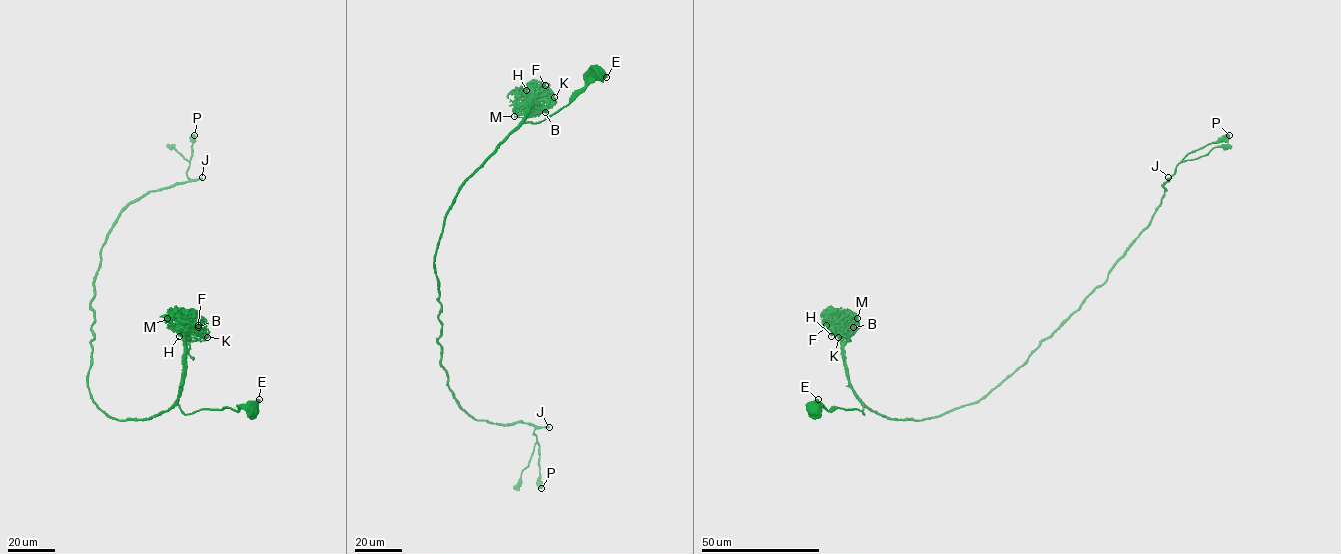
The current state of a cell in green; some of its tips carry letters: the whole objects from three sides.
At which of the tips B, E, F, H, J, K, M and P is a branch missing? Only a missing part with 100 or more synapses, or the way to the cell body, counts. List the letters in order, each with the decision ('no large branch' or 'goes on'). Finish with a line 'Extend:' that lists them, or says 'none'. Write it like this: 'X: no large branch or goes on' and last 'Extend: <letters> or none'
B: no large branch
E: no large branch
F: no large branch
H: no large branch
J: goes on
K: no large branch
M: no large branch
P: no large branch
Extend: J

